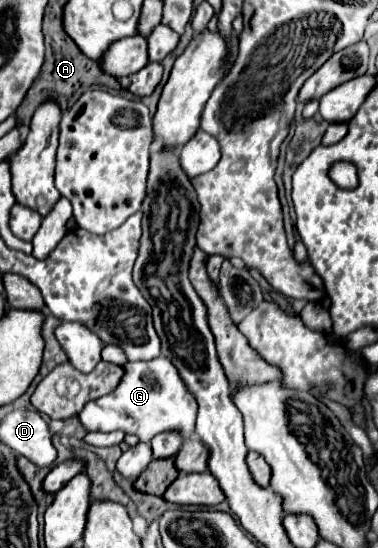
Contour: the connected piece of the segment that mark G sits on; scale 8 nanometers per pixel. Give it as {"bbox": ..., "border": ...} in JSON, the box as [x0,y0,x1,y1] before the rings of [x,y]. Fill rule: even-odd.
{"bbox":[77,356,197,442],"border":[[[159,356],[151,362],[127,362],[123,368],[125,376],[121,384],[111,394],[87,402],[85,408],[77,414],[85,430],[123,430],[127,434],[139,436],[143,442],[149,442],[161,432],[177,432],[185,440],[193,438],[197,402],[193,396],[189,396],[189,392],[185,392],[185,384],[177,368],[165,356]]]}

